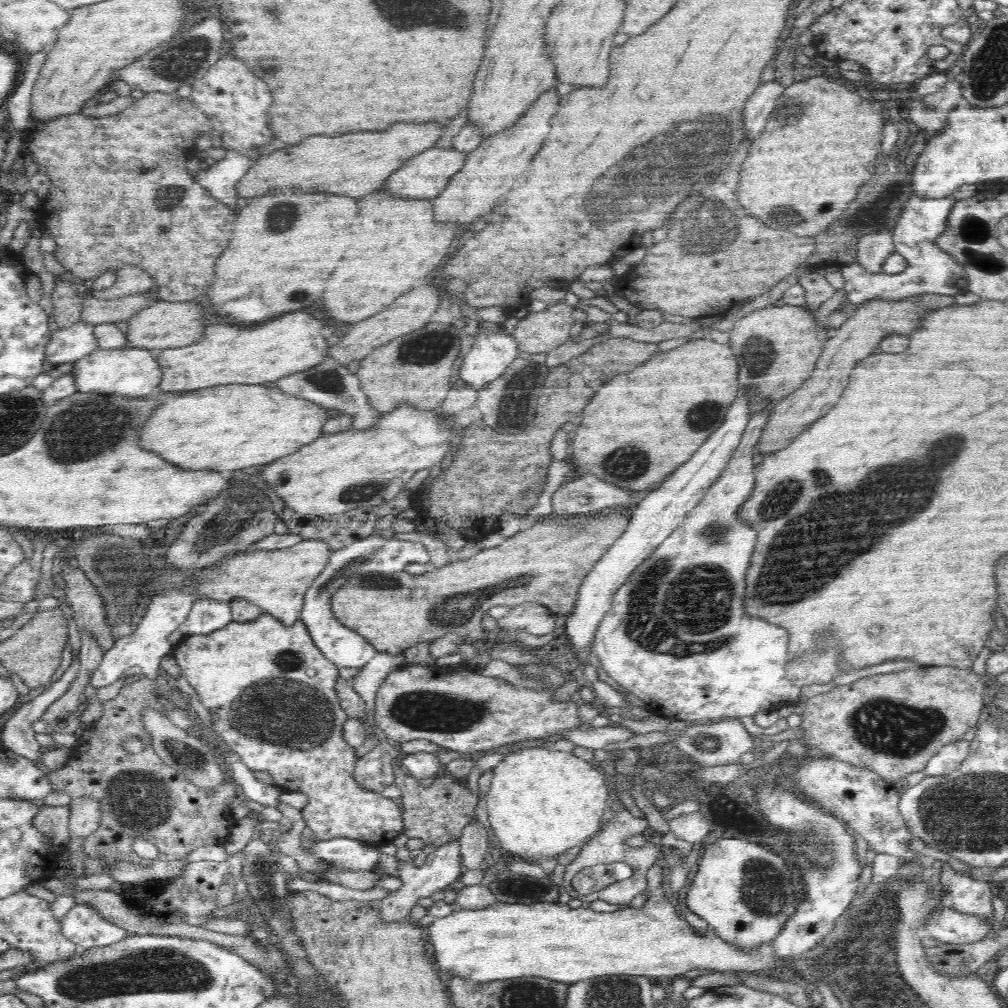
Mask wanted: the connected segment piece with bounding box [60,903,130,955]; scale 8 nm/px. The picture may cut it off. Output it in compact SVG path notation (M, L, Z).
M75 903L60 921L63 935L77 946L76 955L92 947L107 947L130 935L126 929L104 919L92 905L86 903Z

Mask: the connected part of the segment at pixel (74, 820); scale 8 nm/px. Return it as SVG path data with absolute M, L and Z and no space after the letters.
M92 798L72 799L69 817L68 836L85 839L90 836L101 822L101 807L98 800Z

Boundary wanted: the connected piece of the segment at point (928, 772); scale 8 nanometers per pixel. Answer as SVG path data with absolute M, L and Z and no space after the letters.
M964 739L942 746L926 764L923 770L925 776L944 776L955 772L968 757L969 744L970 742Z

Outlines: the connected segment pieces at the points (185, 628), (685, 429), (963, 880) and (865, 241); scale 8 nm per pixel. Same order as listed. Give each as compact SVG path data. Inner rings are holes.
M198 598L191 606L190 614L179 626L185 636L205 635L228 626L233 621L229 603L211 598Z
M692 339L652 357L628 374L613 376L600 384L581 414L580 425L570 437L569 448L577 468L620 488L650 491L652 486L661 484L676 468L690 460L706 438L722 424L730 404L741 390L738 375L737 358L728 344L716 343L712 339Z
M957 875L944 901L958 912L994 922L992 892L988 882L974 880L969 875Z
M877 230L862 235L857 244L857 264L870 273L882 273L884 262L894 251L893 231Z

